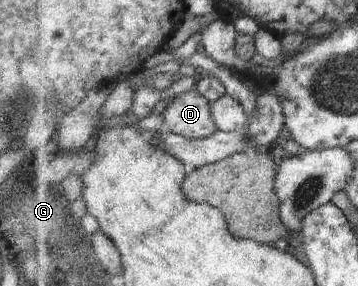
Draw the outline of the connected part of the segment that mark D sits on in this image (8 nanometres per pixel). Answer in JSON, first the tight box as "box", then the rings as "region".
{"box":[163,90,219,138],"region":[[[197,90],[173,97],[163,108],[164,127],[188,138],[206,138],[219,127],[211,113],[211,103]]]}

